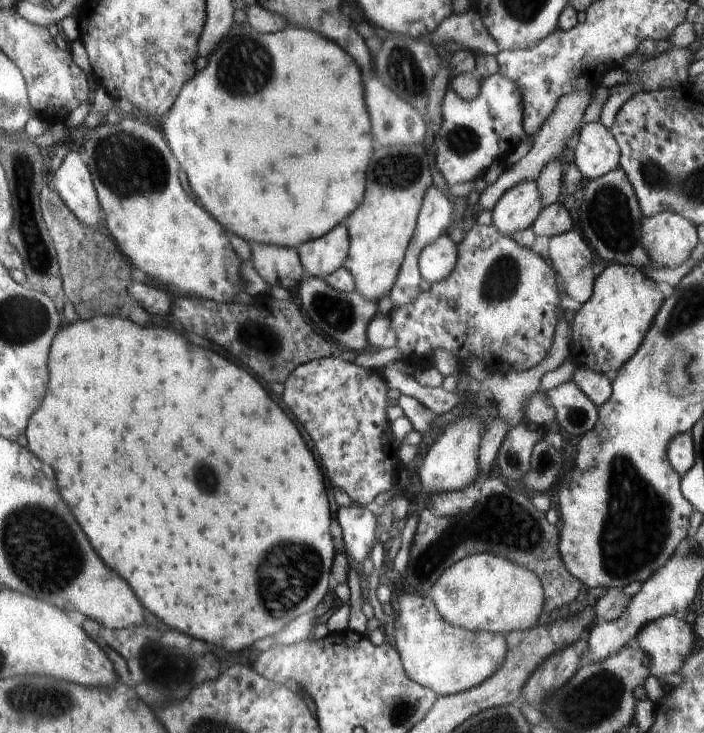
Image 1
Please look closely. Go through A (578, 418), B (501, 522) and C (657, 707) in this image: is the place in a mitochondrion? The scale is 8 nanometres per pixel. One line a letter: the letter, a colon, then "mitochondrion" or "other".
A: mitochondrion
B: mitochondrion
C: other

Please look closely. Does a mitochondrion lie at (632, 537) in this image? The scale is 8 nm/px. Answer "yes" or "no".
yes

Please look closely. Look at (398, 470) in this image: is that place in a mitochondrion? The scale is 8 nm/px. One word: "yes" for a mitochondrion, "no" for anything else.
no

